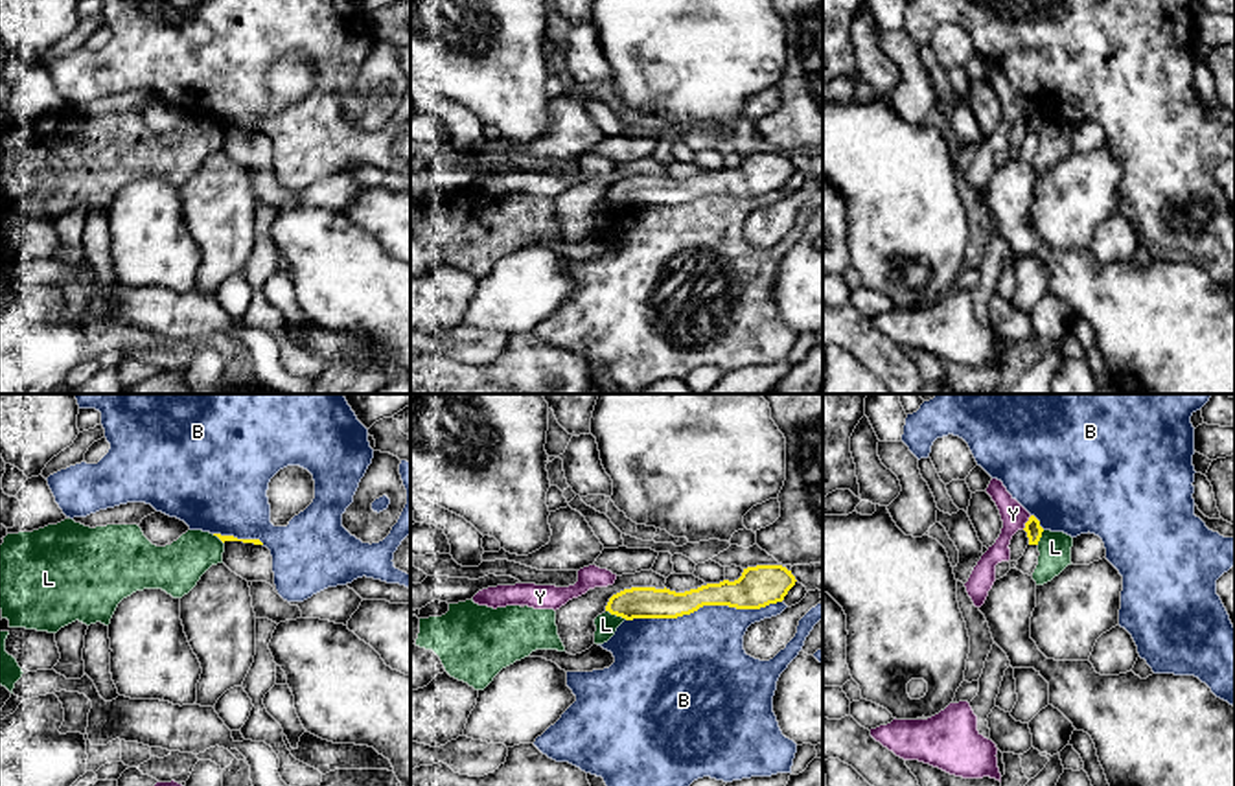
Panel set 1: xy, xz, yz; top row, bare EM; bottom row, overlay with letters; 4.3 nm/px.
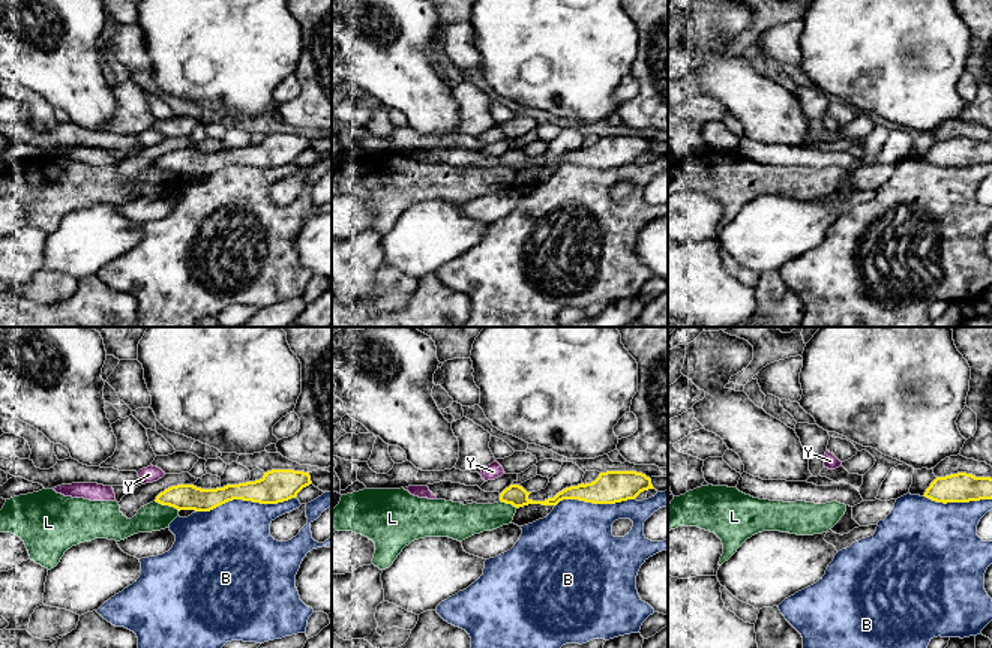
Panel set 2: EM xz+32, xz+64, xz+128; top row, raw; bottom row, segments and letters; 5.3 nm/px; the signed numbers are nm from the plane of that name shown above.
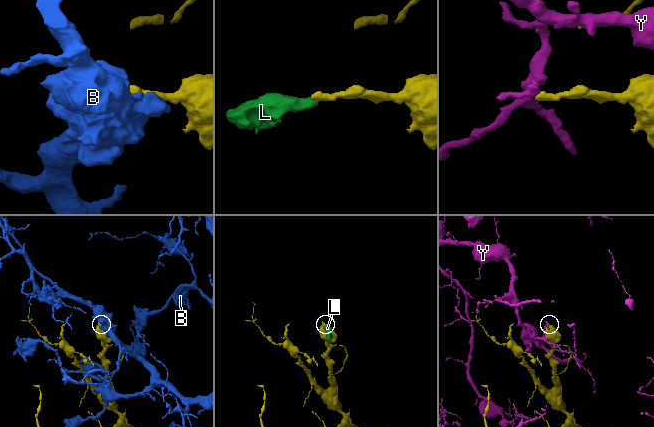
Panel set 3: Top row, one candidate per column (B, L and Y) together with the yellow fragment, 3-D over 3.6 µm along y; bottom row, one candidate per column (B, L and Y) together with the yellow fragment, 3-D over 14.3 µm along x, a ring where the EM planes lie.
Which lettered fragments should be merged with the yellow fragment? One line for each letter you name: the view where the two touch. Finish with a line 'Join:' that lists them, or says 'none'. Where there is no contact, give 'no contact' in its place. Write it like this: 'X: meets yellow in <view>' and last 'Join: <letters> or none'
Join: none

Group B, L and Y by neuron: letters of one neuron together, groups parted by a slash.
B / L / Y

